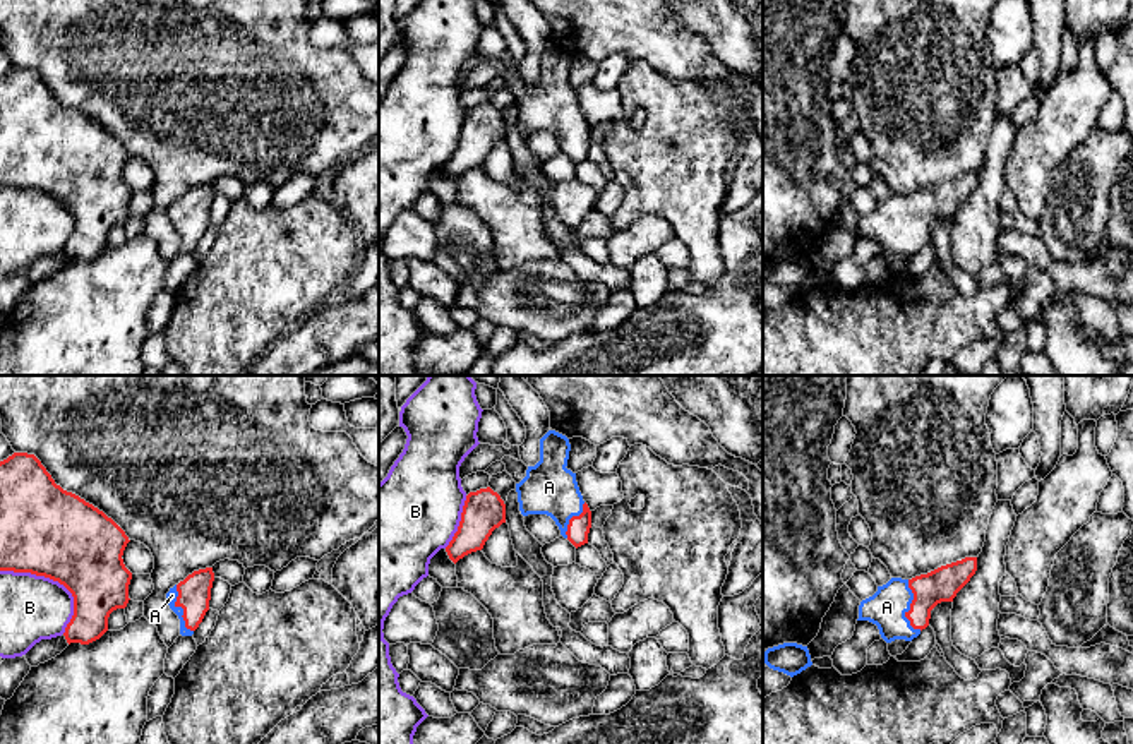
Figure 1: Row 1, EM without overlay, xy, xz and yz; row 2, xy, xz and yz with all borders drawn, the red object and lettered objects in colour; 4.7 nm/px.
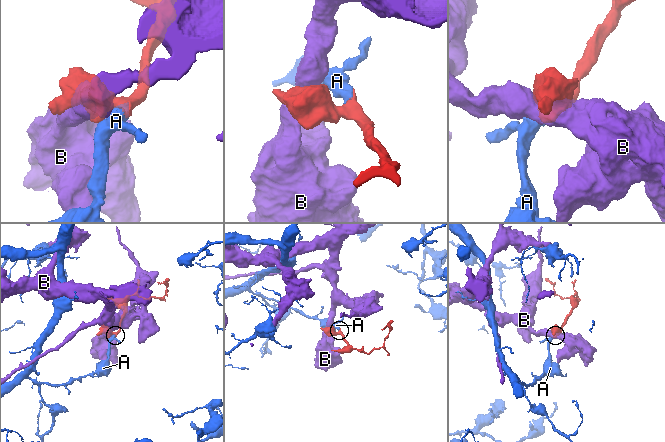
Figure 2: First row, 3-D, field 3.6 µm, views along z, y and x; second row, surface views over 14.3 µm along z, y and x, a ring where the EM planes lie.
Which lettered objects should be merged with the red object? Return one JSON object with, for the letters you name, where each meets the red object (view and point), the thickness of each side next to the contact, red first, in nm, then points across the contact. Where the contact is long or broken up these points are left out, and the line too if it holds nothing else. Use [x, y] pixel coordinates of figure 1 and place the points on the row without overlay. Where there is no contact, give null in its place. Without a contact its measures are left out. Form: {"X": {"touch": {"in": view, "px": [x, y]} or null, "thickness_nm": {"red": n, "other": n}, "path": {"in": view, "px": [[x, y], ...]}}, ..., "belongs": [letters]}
{"A": {"touch": {"in": "yz", "px": [911, 223]}, "thickness_nm": {"red": 160, "other": 180}, "path": {"in": "yz", "px": [[941, 201], [929, 204], [911, 223], [887, 223]]}}, "belongs": ["A"]}

